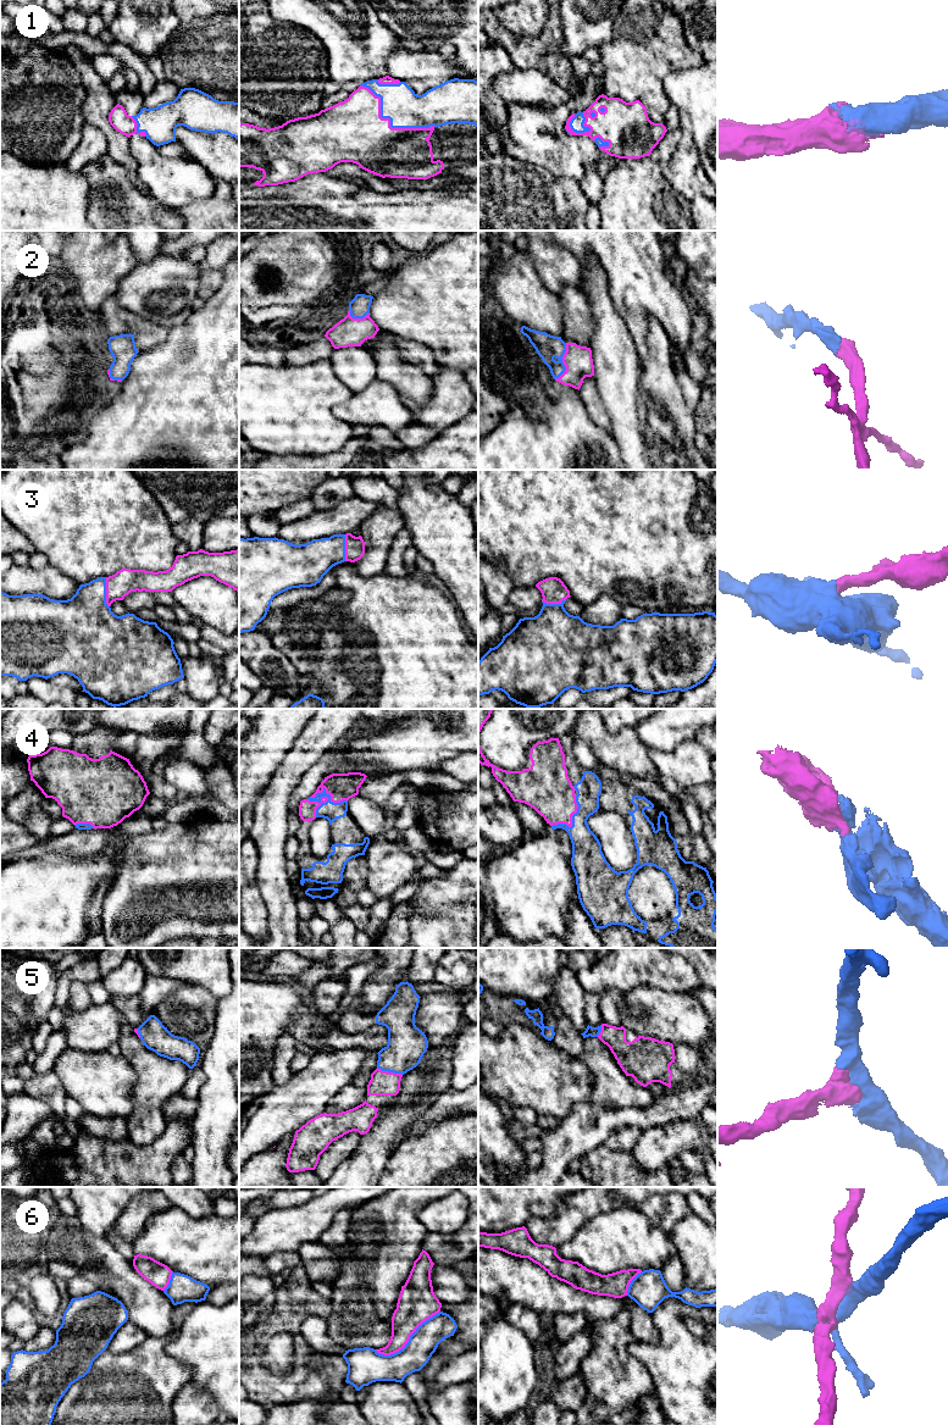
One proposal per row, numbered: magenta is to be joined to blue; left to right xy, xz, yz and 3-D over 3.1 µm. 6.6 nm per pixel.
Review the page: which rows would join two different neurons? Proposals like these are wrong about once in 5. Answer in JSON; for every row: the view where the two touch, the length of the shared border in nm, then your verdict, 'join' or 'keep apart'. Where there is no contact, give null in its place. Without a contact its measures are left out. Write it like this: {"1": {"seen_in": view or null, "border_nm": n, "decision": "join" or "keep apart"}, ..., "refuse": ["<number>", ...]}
{"1": {"seen_in": "xz", "border_nm": 550, "decision": "join"}, "2": {"seen_in": "yz", "border_nm": 260, "decision": "join"}, "3": {"seen_in": "xy", "border_nm": 200, "decision": "join"}, "4": {"seen_in": "xz", "border_nm": 260, "decision": "join"}, "5": {"seen_in": "xz", "border_nm": 180, "decision": "join"}, "6": {"seen_in": "xz", "border_nm": 500, "decision": "keep apart"}, "refuse": ["6"]}

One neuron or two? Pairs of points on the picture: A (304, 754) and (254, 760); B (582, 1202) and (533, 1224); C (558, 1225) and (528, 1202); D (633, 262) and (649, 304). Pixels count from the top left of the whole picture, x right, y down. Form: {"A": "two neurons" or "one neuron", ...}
{"A": "two neurons", "B": "one neuron", "C": "two neurons", "D": "one neuron"}

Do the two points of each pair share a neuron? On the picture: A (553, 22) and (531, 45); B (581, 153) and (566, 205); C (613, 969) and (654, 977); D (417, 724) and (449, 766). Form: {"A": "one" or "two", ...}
{"A": "one", "B": "two", "C": "one", "D": "two"}

